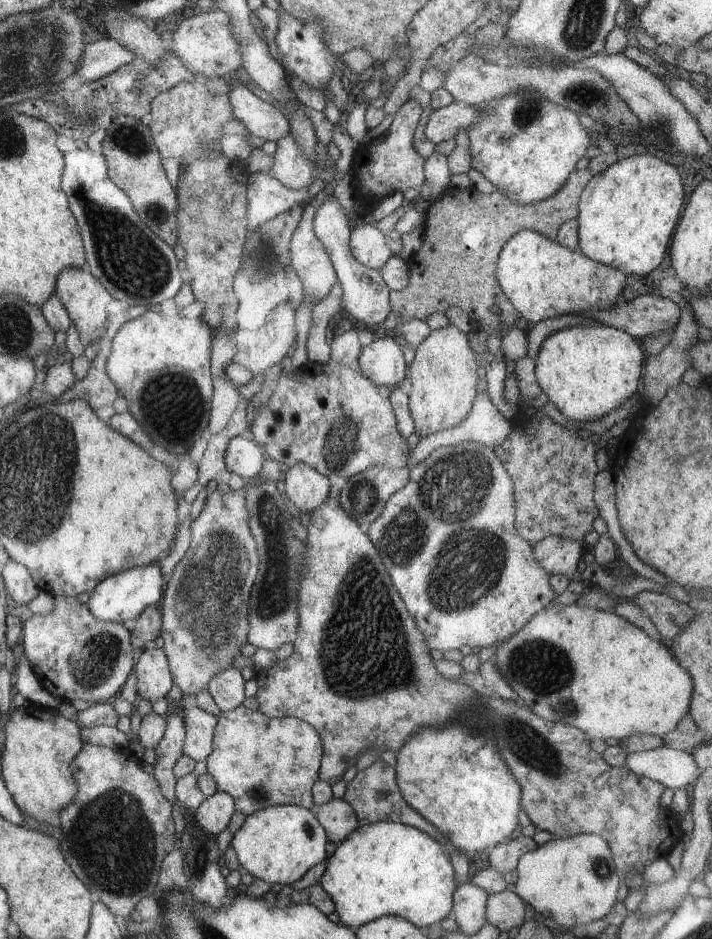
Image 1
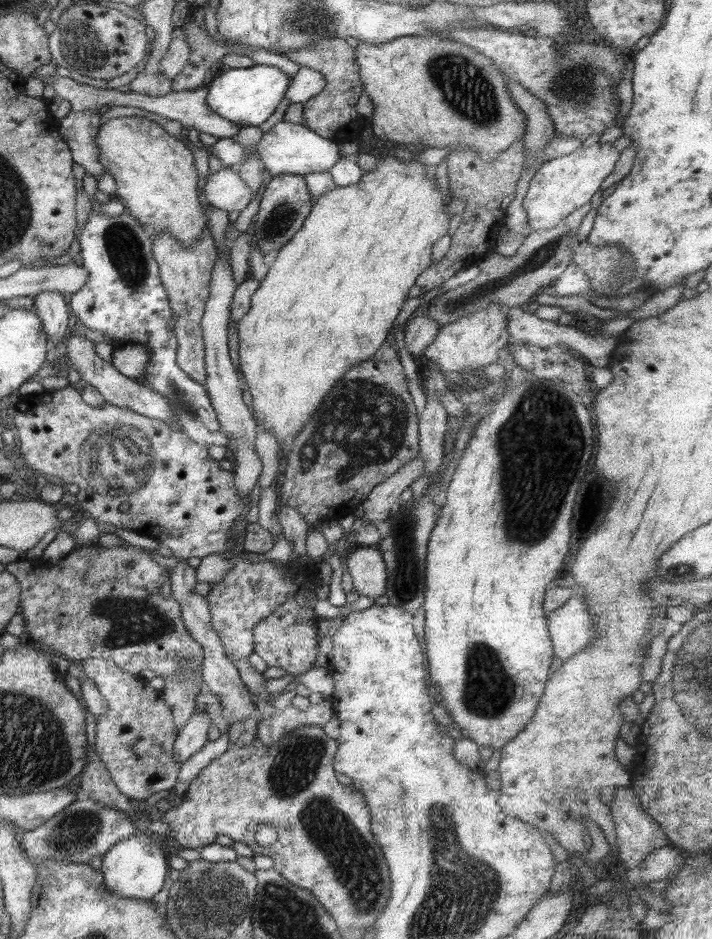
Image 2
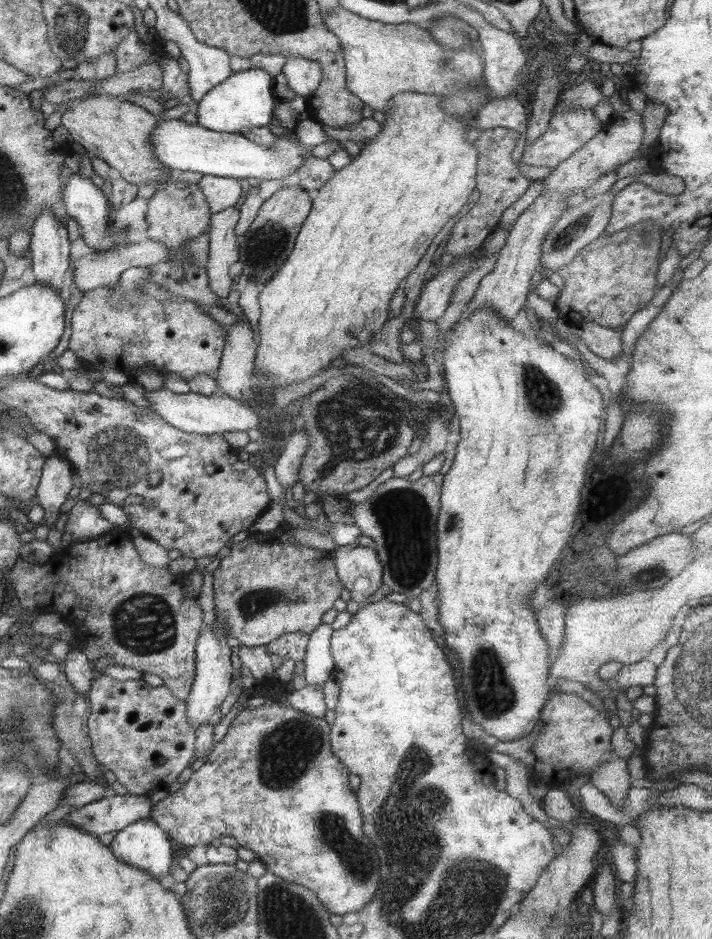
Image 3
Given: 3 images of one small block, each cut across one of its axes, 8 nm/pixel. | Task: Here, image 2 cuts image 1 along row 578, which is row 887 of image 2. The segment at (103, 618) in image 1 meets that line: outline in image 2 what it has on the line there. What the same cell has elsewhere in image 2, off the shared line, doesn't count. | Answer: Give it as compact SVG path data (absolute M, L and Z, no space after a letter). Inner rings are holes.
M161 821L151 822L147 831L134 833L114 844L101 857L102 886L109 894L116 894L121 898L141 898L150 900L155 896L165 882L165 874L169 871L160 849L161 841L168 834L168 830Z

